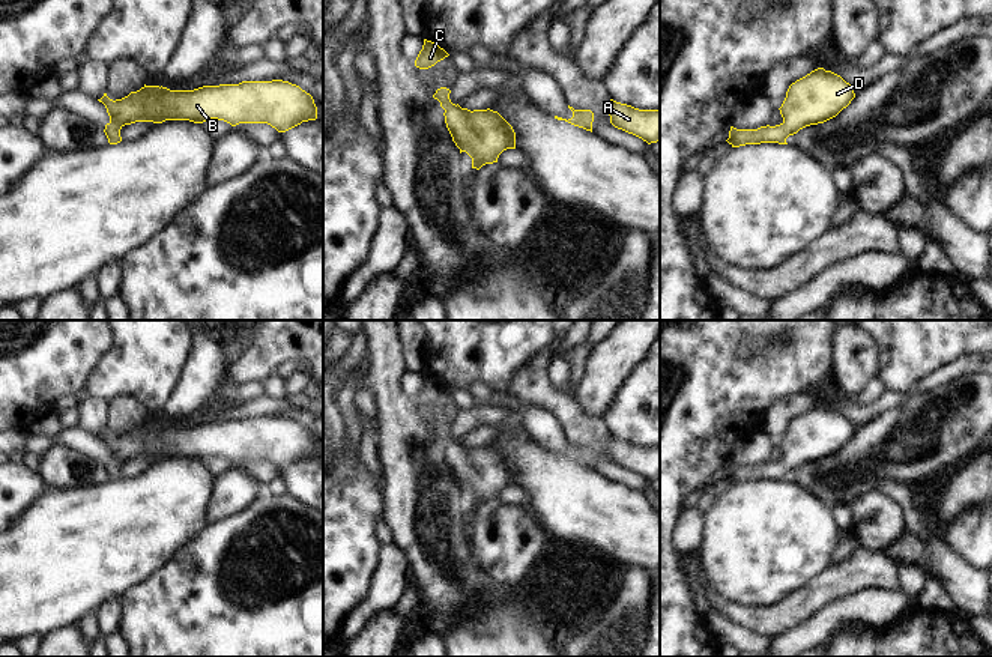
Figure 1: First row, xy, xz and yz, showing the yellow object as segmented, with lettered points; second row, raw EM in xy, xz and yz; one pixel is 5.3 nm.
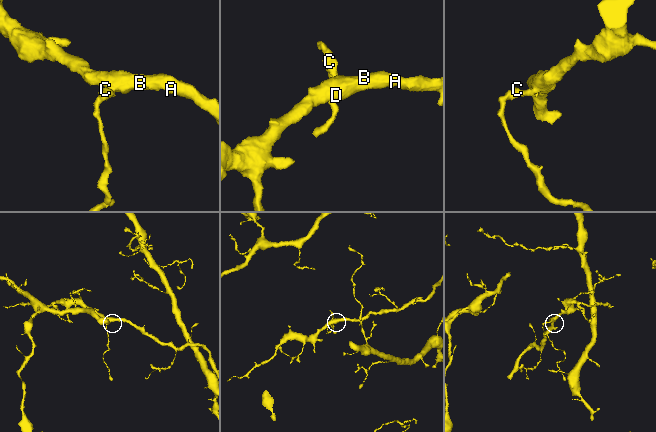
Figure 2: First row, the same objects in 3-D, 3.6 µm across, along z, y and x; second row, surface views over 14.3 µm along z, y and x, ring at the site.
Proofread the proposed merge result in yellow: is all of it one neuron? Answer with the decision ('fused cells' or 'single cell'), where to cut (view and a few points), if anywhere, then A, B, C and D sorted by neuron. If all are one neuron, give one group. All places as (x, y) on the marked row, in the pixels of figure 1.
single cell; cut none; groups A B C D

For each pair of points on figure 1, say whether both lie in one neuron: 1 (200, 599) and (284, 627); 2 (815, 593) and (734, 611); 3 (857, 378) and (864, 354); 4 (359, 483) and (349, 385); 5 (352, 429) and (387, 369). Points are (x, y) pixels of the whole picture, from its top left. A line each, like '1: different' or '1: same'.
1: same
2: same
3: same
4: different
5: different

